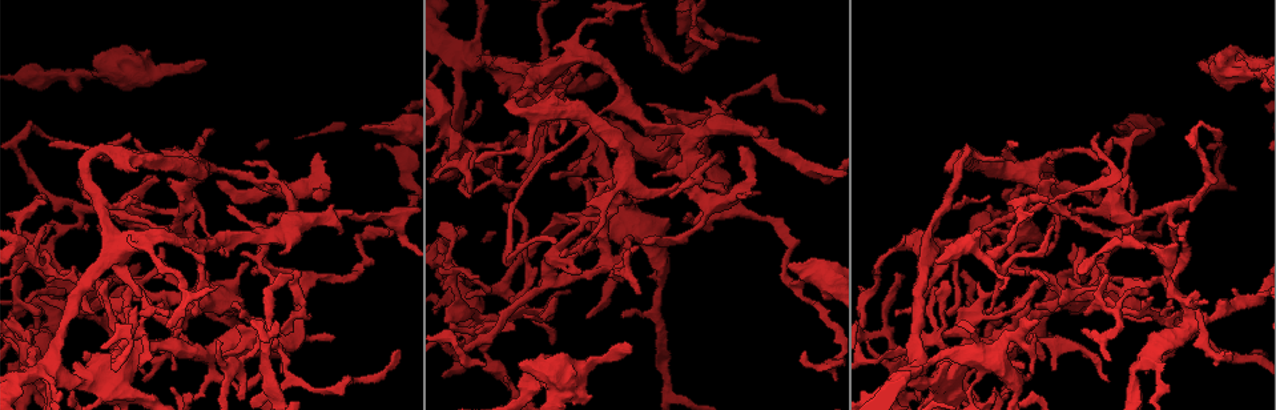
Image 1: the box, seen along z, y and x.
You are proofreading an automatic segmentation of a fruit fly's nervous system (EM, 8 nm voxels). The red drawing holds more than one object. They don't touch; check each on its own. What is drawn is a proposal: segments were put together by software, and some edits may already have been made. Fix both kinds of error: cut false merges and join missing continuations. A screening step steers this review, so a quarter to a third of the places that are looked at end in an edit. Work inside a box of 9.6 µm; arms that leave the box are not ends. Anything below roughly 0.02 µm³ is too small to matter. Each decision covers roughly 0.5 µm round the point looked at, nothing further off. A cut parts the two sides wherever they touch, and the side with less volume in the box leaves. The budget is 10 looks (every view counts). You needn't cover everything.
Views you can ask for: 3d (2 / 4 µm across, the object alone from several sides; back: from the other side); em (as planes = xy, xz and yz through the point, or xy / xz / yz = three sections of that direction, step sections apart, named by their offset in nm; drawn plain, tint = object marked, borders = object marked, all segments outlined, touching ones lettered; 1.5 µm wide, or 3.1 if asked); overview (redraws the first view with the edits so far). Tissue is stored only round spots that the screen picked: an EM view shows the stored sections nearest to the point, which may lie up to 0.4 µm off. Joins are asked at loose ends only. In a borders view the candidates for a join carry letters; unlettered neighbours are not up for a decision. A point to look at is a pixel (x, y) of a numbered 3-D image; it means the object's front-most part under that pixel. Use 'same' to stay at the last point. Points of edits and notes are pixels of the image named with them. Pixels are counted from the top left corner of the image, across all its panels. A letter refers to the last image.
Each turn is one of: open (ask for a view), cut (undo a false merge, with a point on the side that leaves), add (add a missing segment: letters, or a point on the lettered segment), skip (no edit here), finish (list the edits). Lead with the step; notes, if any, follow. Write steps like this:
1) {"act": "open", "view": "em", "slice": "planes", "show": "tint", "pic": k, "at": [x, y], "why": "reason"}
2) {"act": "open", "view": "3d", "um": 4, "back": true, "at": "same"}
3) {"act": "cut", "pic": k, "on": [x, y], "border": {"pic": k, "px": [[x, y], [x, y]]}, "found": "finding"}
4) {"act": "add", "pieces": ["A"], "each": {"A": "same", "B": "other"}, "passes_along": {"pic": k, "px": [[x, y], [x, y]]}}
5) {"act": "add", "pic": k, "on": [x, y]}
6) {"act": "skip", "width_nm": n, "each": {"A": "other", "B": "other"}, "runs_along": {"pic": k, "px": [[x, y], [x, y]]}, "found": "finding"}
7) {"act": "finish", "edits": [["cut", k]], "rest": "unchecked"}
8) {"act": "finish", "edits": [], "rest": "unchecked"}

{"act": "open", "view": "em", "slice": "planes", "show": "borders", "pic": 1, "at": [313, 187], "why": "calibre changes"}

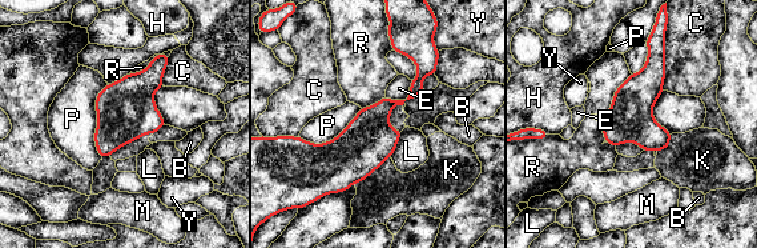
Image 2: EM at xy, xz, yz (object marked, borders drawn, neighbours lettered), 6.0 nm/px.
{"act": "skip", "width_nm": 280, "each": {"B": "other", "C": "other", "E": "other", "H": "other", "K": "other", "L": "other", "M": "other", "P": "other", "R": "other", "Y": "other"}, "runs_along": {"pic": 2, "px": [[433, 70], [343, 151], [302, 144]]}, "found": "one neuron here"}

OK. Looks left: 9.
{"act": "open", "view": "em", "slice": "planes", "show": "borders", "pic": 1, "at": [1024, 370], "why": "free end"}

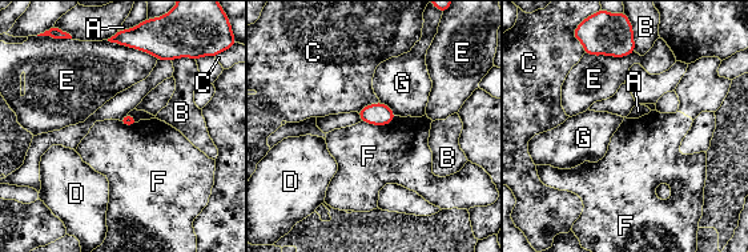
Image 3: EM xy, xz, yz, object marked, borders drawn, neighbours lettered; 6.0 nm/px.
{"act": "skip", "each": {"A": "other", "B": "other", "C": "other", "D": "other", "E": "other", "F": "other", "G": "other"}, "border": {"pic": 3, "px": [[395, 116], [387, 124], [362, 122]]}, "found": "none of them fits"}

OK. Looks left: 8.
{"act": "open", "view": "em", "slice": "planes", "show": "borders", "pic": 1, "at": [625, 236], "why": "thin arm on a thick one"}

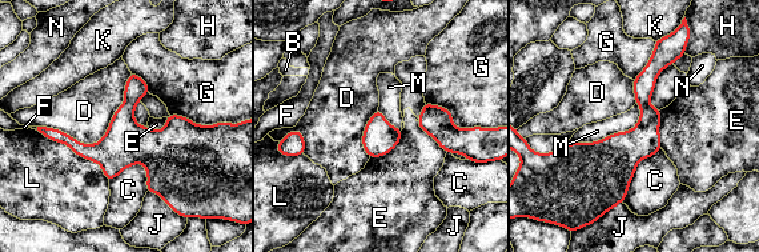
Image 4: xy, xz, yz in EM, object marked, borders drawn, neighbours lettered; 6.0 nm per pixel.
{"act": "skip", "width_nm": 200, "longest_contact_nm": ["D", 650], "each": {"B": "other", "C": "other", "D": "other", "E": "other", "F": "other", "G": "other", "H": "other", "J": "other", "K": "other", "L": "other", "M": "other", "N": "other"}, "found": "continuous, no second neuron"}

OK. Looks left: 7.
{"act": "open", "view": "em", "slice": "planes", "show": "borders", "pic": 1, "at": [206, 61], "why": "an open end"}

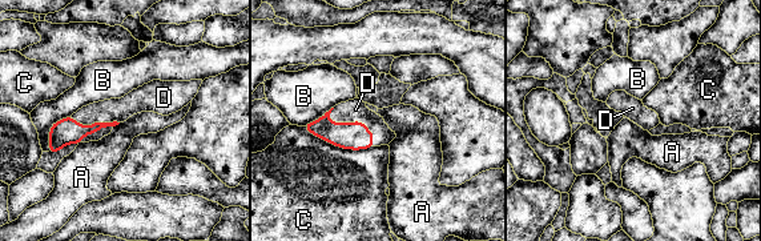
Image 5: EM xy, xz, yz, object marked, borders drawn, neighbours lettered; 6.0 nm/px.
{"act": "add", "pieces": ["D"], "longest_contact_nm": ["C", 460], "each": {"A": "other", "B": "other", "C": "other", "D": "same"}, "found": "the neuron continues"}

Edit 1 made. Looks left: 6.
{"act": "finish", "edits": [["add", 5]], "rest": "unchecked"}

